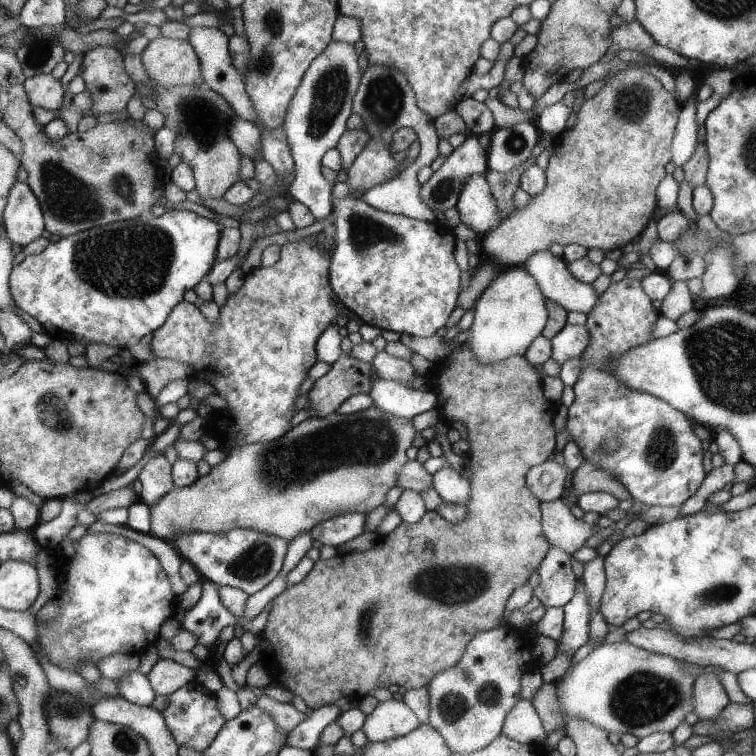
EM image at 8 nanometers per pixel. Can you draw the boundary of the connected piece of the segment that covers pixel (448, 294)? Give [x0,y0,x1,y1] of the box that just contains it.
[332,197,458,337]

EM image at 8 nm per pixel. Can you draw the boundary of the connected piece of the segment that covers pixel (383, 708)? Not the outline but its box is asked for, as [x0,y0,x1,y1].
[361,698,420,742]

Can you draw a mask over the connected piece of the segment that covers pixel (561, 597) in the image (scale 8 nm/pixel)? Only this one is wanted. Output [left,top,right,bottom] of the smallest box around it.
[534,547,577,608]

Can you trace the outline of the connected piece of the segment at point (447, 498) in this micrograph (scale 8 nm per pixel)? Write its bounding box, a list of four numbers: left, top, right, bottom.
[433,465,471,505]

